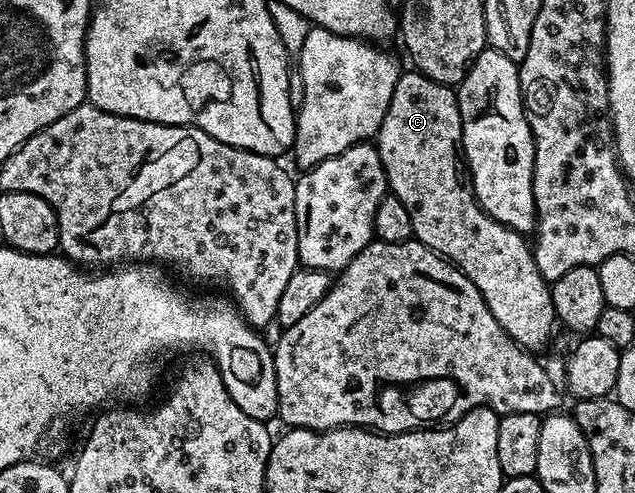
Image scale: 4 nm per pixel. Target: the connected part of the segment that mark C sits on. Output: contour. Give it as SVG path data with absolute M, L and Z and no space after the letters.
M418 72L410 73L400 73L393 88L393 100L389 100L389 108L385 112L385 120L381 120L381 128L373 139L390 193L397 195L401 204L409 208L414 237L442 258L446 258L478 288L489 312L493 312L493 320L501 324L503 331L518 346L539 352L550 340L551 329L556 329L557 326L551 287L537 268L528 239L505 224L493 220L479 207L465 169L463 121L456 91L446 82L438 82Z

